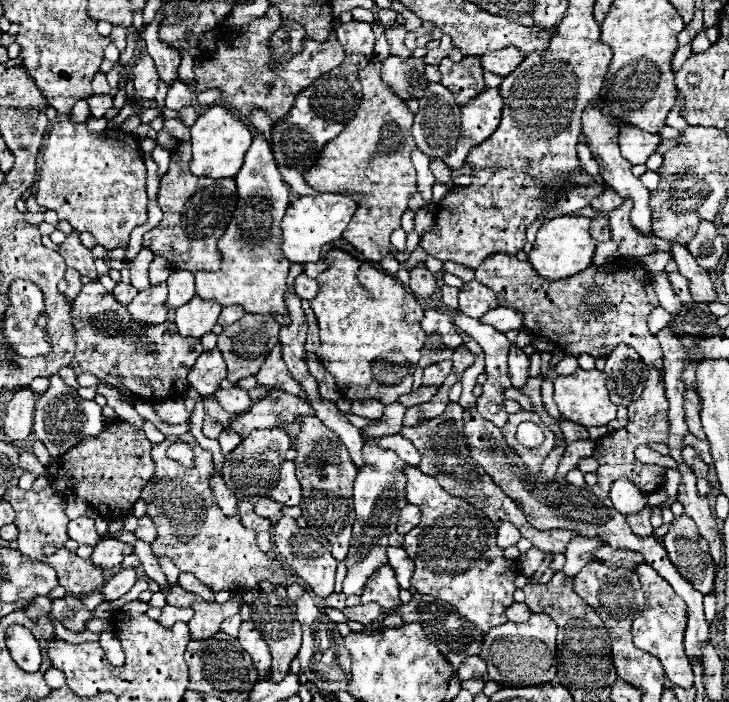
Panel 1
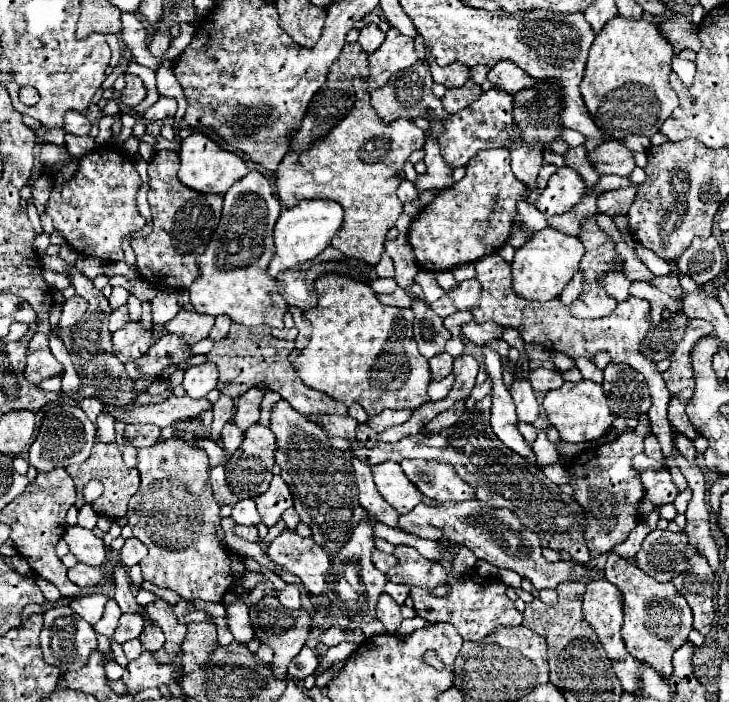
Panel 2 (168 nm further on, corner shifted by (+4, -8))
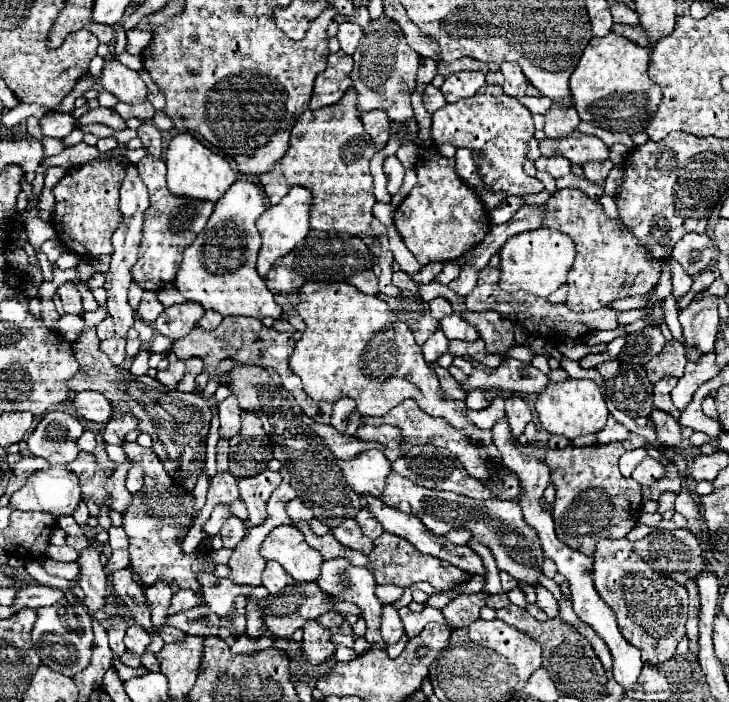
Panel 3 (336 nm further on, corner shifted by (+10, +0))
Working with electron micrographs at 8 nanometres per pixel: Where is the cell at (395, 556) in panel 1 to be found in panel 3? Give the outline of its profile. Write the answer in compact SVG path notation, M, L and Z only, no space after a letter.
M346 519L342 525L338 525L336 529L332 529L332 535L350 549L362 551L364 555L368 555L372 551L372 541L362 533L360 525L356 523L356 519Z

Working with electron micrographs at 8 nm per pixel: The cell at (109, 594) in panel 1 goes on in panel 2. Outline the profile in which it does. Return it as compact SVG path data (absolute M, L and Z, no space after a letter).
M94 593L94 595L84 595L84 597L76 597L74 601L70 601L70 607L84 617L84 621L88 621L90 625L94 625L96 621L100 621L106 603L110 601L108 595L102 593Z

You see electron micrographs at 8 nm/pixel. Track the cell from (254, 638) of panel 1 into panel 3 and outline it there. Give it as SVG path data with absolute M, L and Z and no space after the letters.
M200 573L198 583L202 587L202 595L208 601L208 607L218 615L218 617L228 617L234 599L238 595L254 597L257 599L266 598L270 593L264 586L234 585L230 579L220 579L214 573Z

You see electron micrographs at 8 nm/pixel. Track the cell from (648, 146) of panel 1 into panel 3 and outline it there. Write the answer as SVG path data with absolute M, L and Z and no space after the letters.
M580 131L570 133L570 137L562 139L542 139L540 141L540 153L542 155L564 155L570 163L588 163L588 161L606 161L608 159L608 147L592 135L584 135Z

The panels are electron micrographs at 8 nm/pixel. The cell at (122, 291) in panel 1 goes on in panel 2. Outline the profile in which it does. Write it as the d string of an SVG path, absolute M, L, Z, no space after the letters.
M122 305L122 307L118 307L116 311L110 313L110 331L112 333L118 331L126 321L128 321L128 307Z

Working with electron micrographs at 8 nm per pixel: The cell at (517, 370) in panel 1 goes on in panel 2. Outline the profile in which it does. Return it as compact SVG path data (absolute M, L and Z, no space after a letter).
M514 375L514 381L510 385L510 393L512 393L512 399L516 403L518 419L524 423L534 423L540 415L540 405L538 405L538 399L534 395L530 381Z

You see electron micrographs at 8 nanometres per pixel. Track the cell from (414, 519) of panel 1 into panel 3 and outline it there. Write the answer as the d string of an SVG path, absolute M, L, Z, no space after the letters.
M392 471L390 477L386 479L382 503L396 507L402 513L416 515L434 535L446 535L452 529L472 531L476 541L490 547L498 569L510 573L512 577L516 577L524 583L536 583L538 577L542 575L542 569L540 569L542 567L542 551L538 551L538 541L536 541L536 535L532 533L532 529L524 527L524 535L522 535L520 521L524 521L524 517L522 517L522 509L520 509L518 501L502 501L502 499L476 501L476 499L470 499L464 495L420 487Z

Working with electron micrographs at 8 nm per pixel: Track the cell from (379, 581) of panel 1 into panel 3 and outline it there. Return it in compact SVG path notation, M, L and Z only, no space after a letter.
M384 605L382 607L382 627L380 633L384 637L384 641L388 645L394 645L402 639L404 635L404 627L402 627L402 619L398 615L398 611L392 605Z

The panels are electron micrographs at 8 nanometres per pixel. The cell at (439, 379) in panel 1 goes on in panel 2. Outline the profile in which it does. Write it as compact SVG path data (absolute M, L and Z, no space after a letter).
M440 353L436 357L430 359L430 377L432 381L438 381L438 379L444 379L446 375L452 373L452 357L448 353Z

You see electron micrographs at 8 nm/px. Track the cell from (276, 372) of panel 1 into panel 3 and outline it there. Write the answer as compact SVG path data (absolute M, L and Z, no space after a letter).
M230 395L228 399L224 399L218 405L218 417L220 417L220 439L230 439L234 435L238 435L240 431L240 405L236 401L234 395Z

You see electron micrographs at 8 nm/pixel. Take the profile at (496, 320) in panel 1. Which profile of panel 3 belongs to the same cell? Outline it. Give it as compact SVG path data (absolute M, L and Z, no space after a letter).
M458 313L444 317L440 321L440 327L450 341L452 339L462 339L462 341L476 341L478 339L478 331L472 325L468 325L468 321L464 321Z

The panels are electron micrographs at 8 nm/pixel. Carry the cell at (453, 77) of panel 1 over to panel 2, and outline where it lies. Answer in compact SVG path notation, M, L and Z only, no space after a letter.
M468 81L468 83L462 85L462 87L448 89L446 95L442 97L442 105L444 105L444 109L446 109L450 115L454 115L454 113L458 113L460 109L464 109L466 105L470 105L472 101L476 101L476 99L480 97L480 93L482 93L480 87Z

